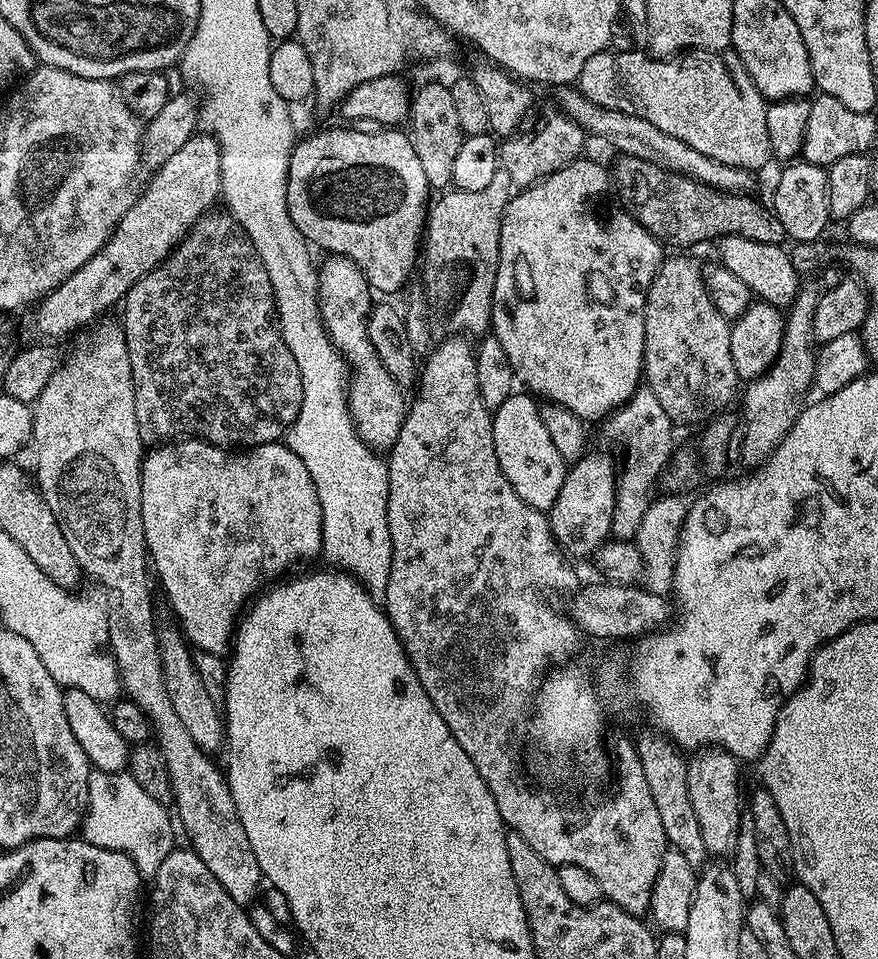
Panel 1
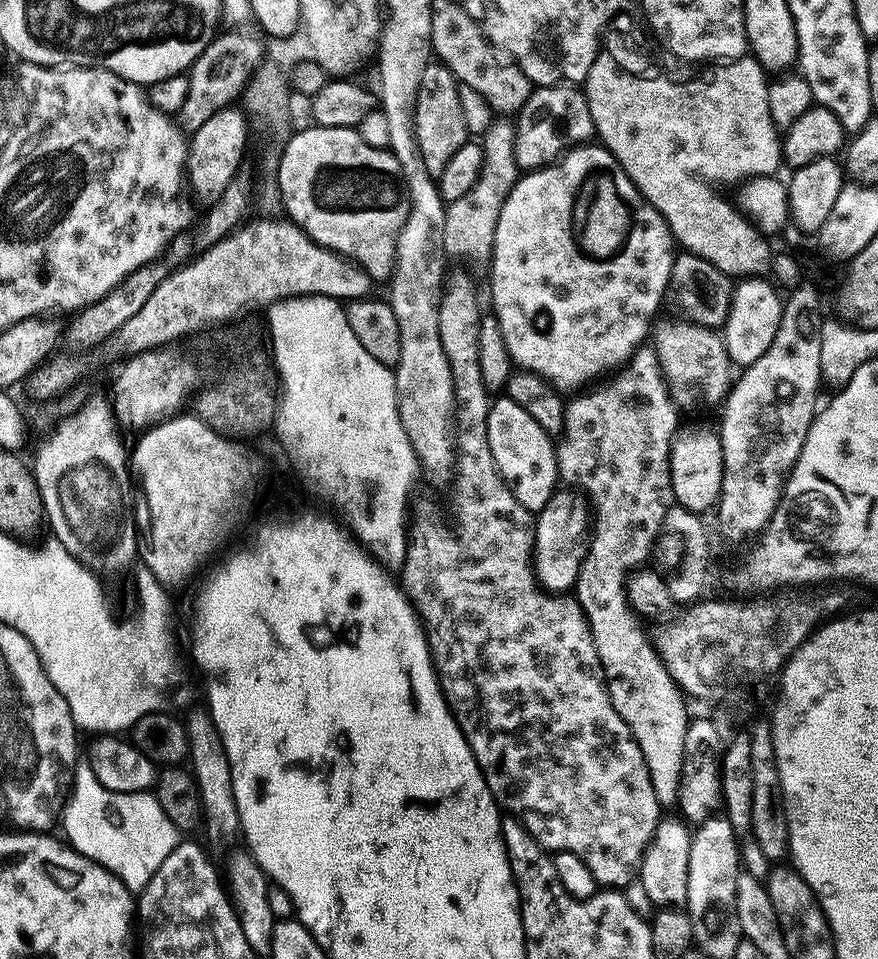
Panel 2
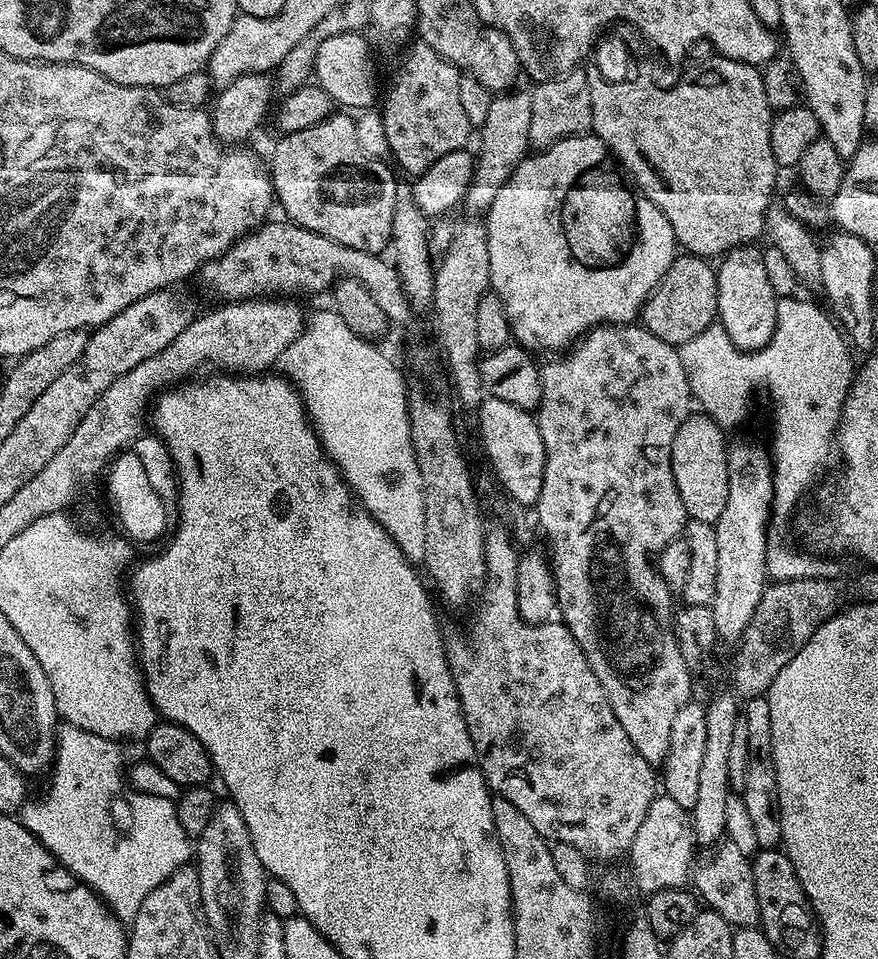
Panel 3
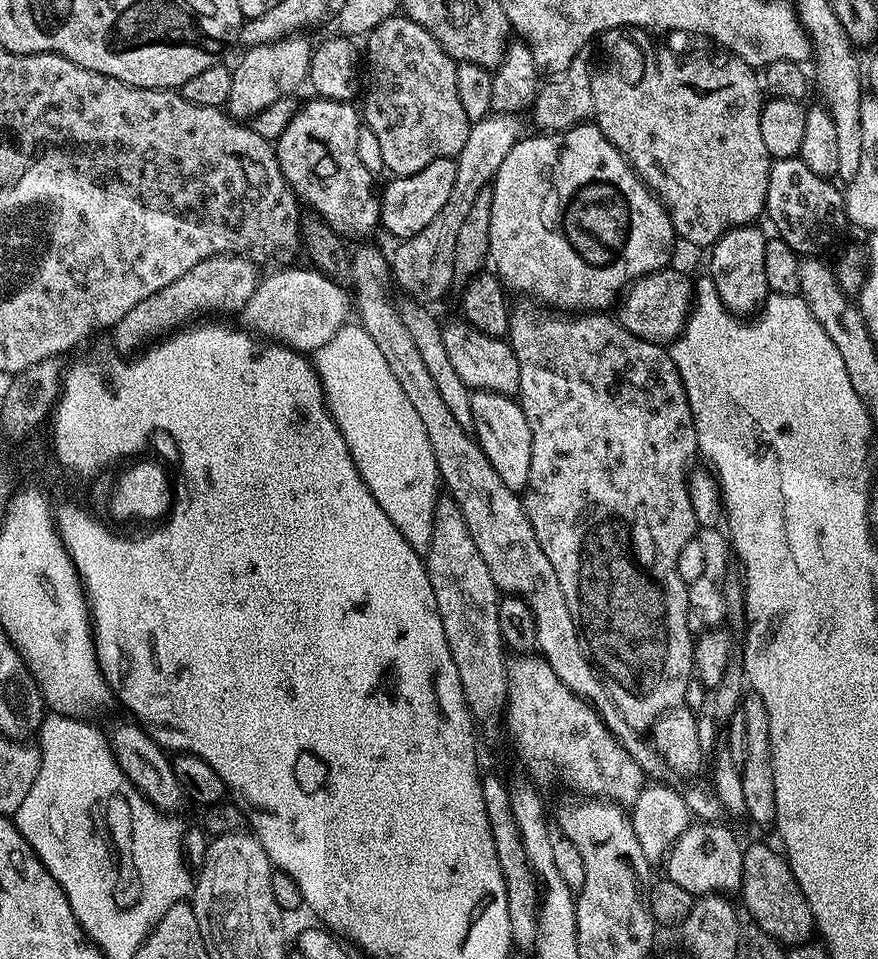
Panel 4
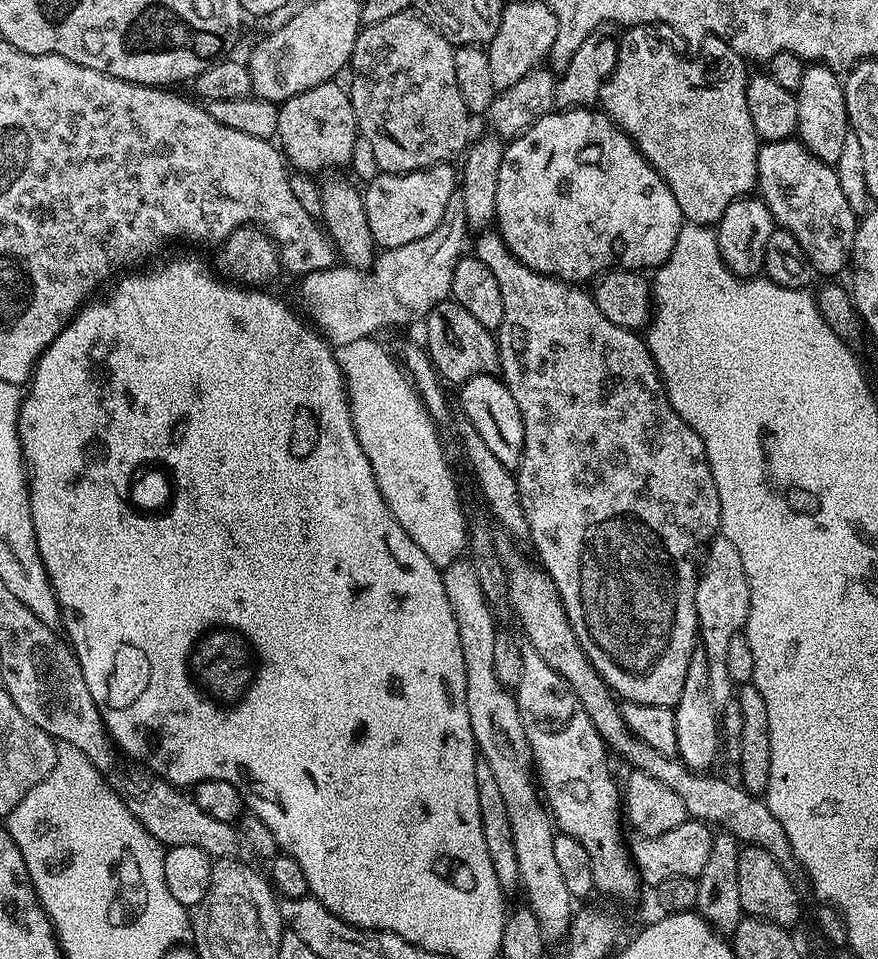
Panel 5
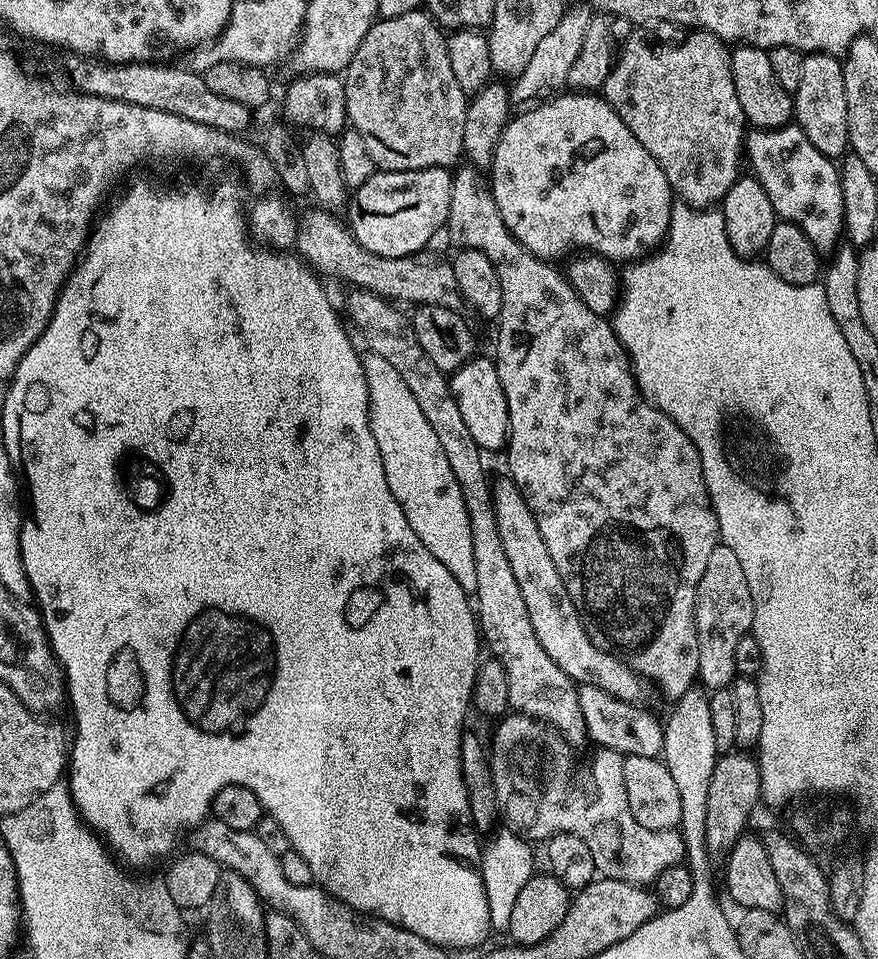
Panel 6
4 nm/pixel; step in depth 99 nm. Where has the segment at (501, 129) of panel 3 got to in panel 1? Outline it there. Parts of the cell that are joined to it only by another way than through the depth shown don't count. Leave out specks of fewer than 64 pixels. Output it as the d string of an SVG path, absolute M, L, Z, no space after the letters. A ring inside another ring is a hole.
M501 171L494 174L494 179L483 190L448 190L437 204L435 201L431 205L426 221L424 252L428 258L424 266L424 292L428 295L426 308L437 333L471 334L480 338L491 329L502 218L513 195L510 174Z

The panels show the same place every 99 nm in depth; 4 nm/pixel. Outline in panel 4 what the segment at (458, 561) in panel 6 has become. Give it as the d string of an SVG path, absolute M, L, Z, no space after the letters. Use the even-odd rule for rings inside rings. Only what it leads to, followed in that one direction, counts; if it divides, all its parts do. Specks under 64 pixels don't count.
M349 322L326 342L314 354L316 373L320 376L320 385L324 391L324 401L328 404L328 413L336 421L342 438L346 438L346 446L354 458L354 466L358 466L358 474L362 482L374 494L374 502L386 510L386 518L398 526L402 538L410 542L417 550L427 549L432 542L432 523L436 517L436 484L441 483L440 471L434 462L434 450L430 450L430 438L426 438L426 429L422 427L422 418L410 406L402 386L394 379L390 366L386 366L386 358L378 351L378 345L366 334L359 323Z

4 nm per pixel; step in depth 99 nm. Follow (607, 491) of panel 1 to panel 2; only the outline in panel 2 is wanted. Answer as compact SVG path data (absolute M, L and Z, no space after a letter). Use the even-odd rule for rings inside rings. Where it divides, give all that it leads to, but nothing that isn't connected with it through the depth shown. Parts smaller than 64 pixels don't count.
M557 490L544 509L535 513L534 531L536 540L532 544L532 562L540 587L553 594L564 594L575 589L584 555L588 553L589 501L579 491Z

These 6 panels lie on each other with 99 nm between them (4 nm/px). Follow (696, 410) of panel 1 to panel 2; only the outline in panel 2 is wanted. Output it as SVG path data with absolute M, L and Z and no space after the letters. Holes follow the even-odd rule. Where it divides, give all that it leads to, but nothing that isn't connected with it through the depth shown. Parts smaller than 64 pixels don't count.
M687 318L679 319L661 319L650 336L672 401L680 410L723 405L734 381L734 365L728 356L723 335L715 328L704 328Z

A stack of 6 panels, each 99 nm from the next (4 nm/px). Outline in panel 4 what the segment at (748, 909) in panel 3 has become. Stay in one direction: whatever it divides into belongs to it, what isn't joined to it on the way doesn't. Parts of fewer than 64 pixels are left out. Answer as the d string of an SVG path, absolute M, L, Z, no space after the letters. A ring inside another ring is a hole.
M692 822L674 842L666 857L666 879L678 882L694 898L709 892L732 894L742 882L742 858L744 848L740 840L724 825L724 822Z

